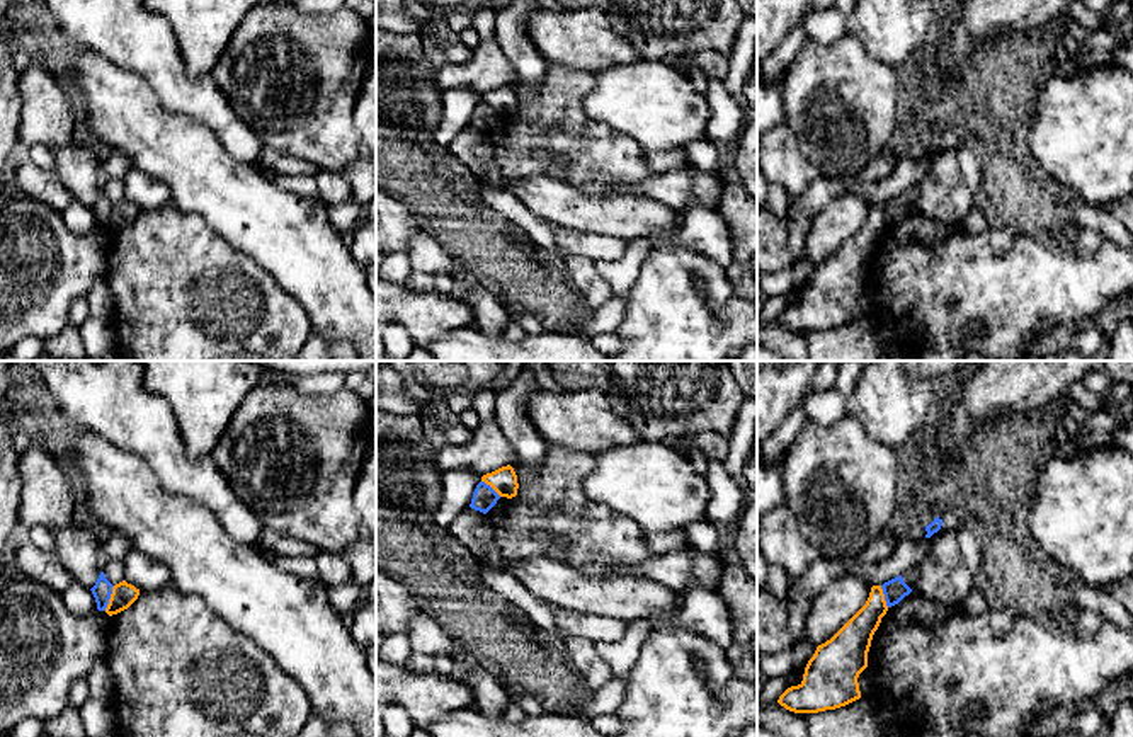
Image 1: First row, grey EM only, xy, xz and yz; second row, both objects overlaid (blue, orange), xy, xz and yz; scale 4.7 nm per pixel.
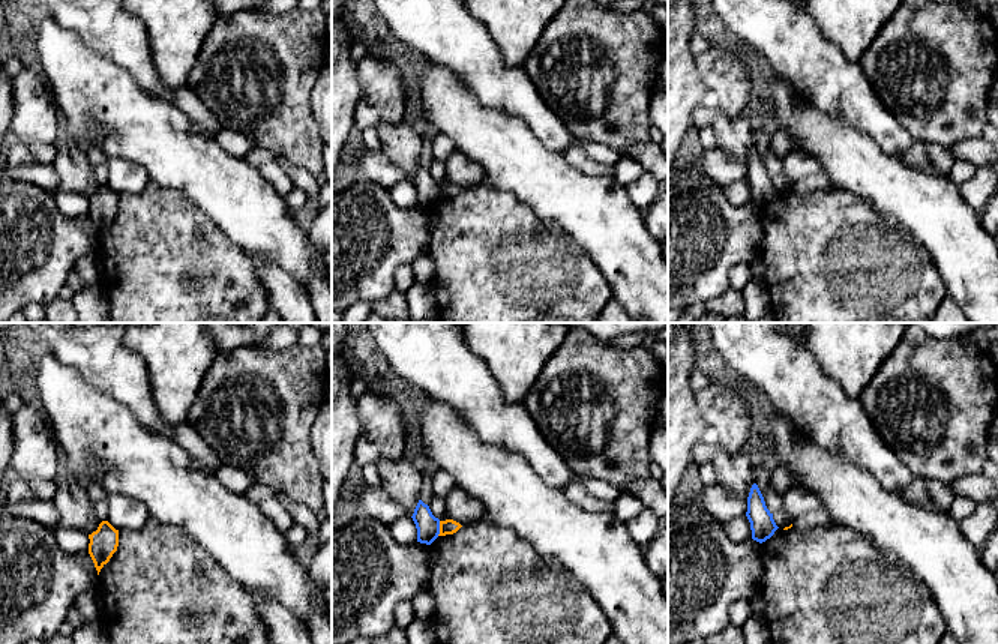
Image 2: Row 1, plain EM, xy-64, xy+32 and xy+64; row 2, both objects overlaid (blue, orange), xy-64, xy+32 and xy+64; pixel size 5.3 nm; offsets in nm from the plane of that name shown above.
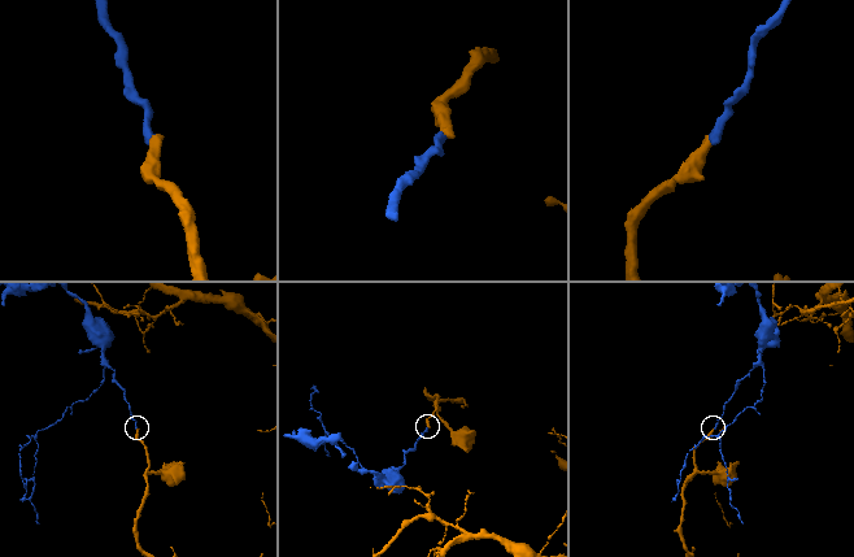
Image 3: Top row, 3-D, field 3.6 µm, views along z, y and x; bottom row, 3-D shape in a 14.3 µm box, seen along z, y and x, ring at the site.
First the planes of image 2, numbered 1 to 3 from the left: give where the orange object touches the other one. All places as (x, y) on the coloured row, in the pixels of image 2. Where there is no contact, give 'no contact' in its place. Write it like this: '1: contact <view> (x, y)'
1: no contact
2: contact xy+32 (438, 529)
3: no contact

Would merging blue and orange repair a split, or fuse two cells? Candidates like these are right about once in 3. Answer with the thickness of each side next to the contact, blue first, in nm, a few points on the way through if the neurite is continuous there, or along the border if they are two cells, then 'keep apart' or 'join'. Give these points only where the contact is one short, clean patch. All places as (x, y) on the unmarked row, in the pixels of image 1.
90 nm thick on the blue side, 110 nm on the other; border along xy (114, 205), (104, 228); keep apart

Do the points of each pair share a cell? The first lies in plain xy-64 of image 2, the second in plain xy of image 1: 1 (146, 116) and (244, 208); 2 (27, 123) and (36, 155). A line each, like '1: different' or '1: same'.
1: same
2: different

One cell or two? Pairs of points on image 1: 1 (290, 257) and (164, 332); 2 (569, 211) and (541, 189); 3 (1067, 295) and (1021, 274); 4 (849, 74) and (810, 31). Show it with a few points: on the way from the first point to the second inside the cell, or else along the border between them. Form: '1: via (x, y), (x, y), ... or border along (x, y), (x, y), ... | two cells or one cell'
1: border along (233, 247), (257, 261), (295, 298) | two cells
2: via (562, 205), (548, 196) | one cell
3: via (1055, 286), (1033, 286) | one cell
4: border along (846, 33), (831, 43), (808, 41), (788, 67) | two cells

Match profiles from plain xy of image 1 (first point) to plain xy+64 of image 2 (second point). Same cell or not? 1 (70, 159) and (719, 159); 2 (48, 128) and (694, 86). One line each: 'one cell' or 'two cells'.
1: two cells
2: two cells

